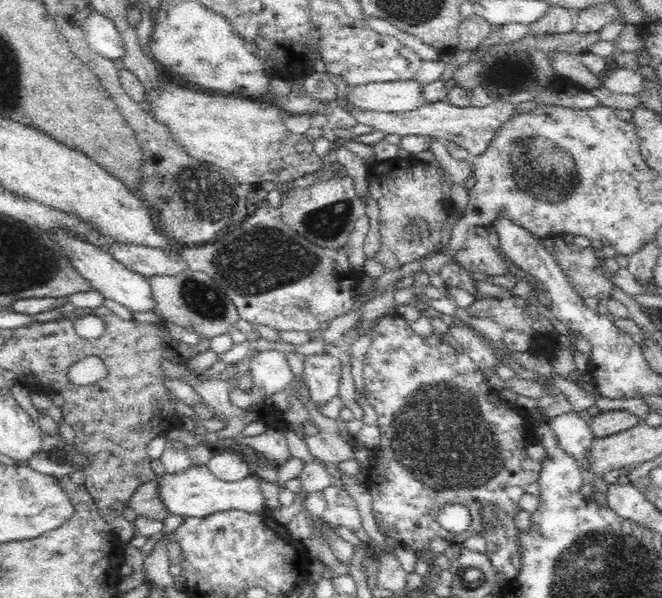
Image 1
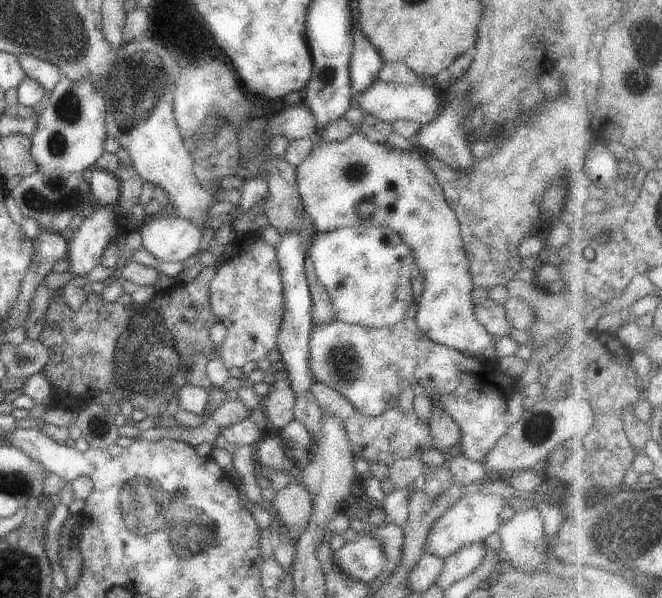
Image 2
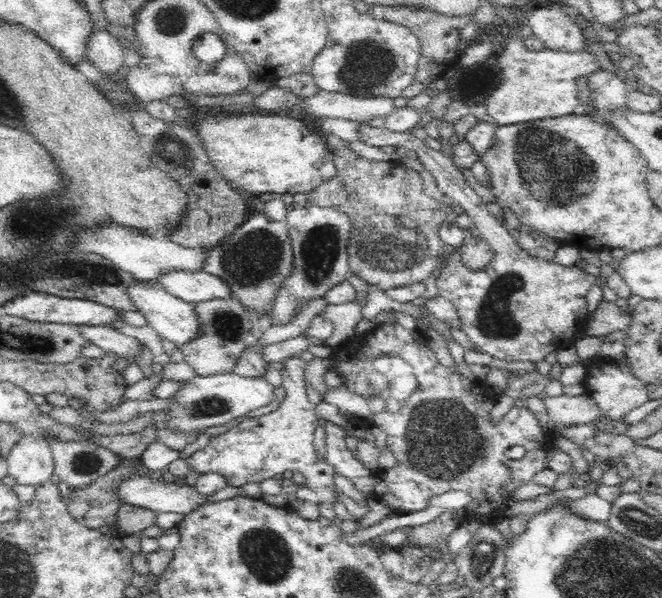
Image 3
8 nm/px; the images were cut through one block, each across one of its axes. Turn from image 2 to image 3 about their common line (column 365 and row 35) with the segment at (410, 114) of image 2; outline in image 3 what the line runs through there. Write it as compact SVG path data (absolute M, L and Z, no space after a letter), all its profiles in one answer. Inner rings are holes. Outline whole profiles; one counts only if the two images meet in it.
M94 28L88 38L87 58L104 74L121 73L124 64L124 50L121 42L110 32L103 32Z

